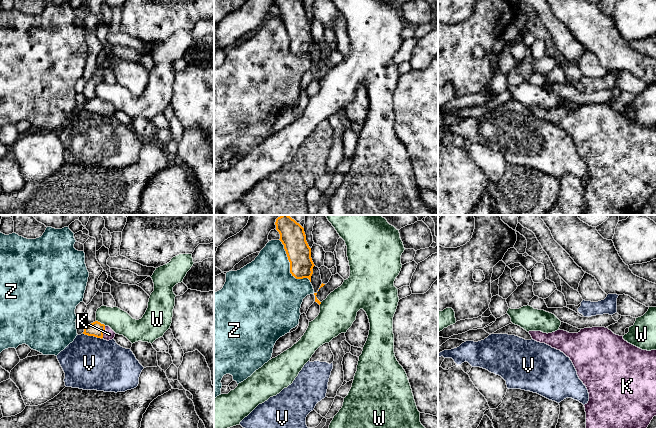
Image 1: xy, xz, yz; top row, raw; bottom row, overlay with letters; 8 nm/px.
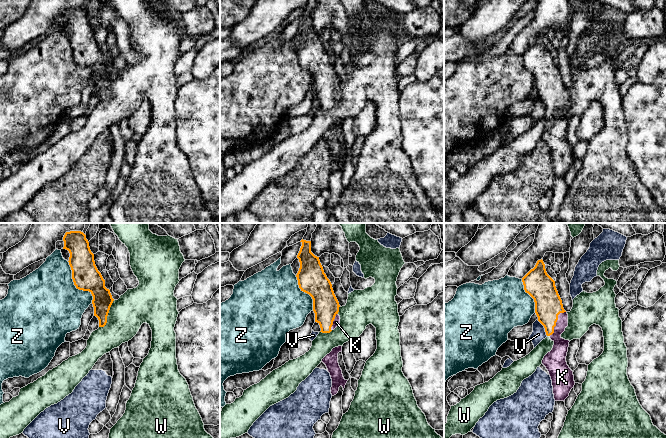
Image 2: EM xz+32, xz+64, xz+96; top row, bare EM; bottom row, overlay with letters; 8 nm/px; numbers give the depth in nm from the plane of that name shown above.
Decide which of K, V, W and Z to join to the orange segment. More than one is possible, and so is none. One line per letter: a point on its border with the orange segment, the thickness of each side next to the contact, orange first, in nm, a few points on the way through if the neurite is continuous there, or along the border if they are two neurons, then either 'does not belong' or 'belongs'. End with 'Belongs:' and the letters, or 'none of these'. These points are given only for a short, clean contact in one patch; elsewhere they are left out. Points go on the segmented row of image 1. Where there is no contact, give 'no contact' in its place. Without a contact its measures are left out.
K: meets orange in xy at (103, 332); 120 nm thick on the orange side, 90 nm on the other; runs through xy (96, 329), (103, 332), (109, 334); belongs
V: meets orange in xy at (92, 335); 120 nm thick on the orange side, 440 nm on the other; border along xy (83, 333), (101, 339); does not belong
W: meets orange in xy at (100, 323); 120 nm thick on the orange side, 180 nm on the other; border along xy (96, 320), (105, 325); does not belong
Z: meets orange in xz at (290, 266); 200 nm thick on the orange side, 440 nm on the other; does not belong
Belongs: K

